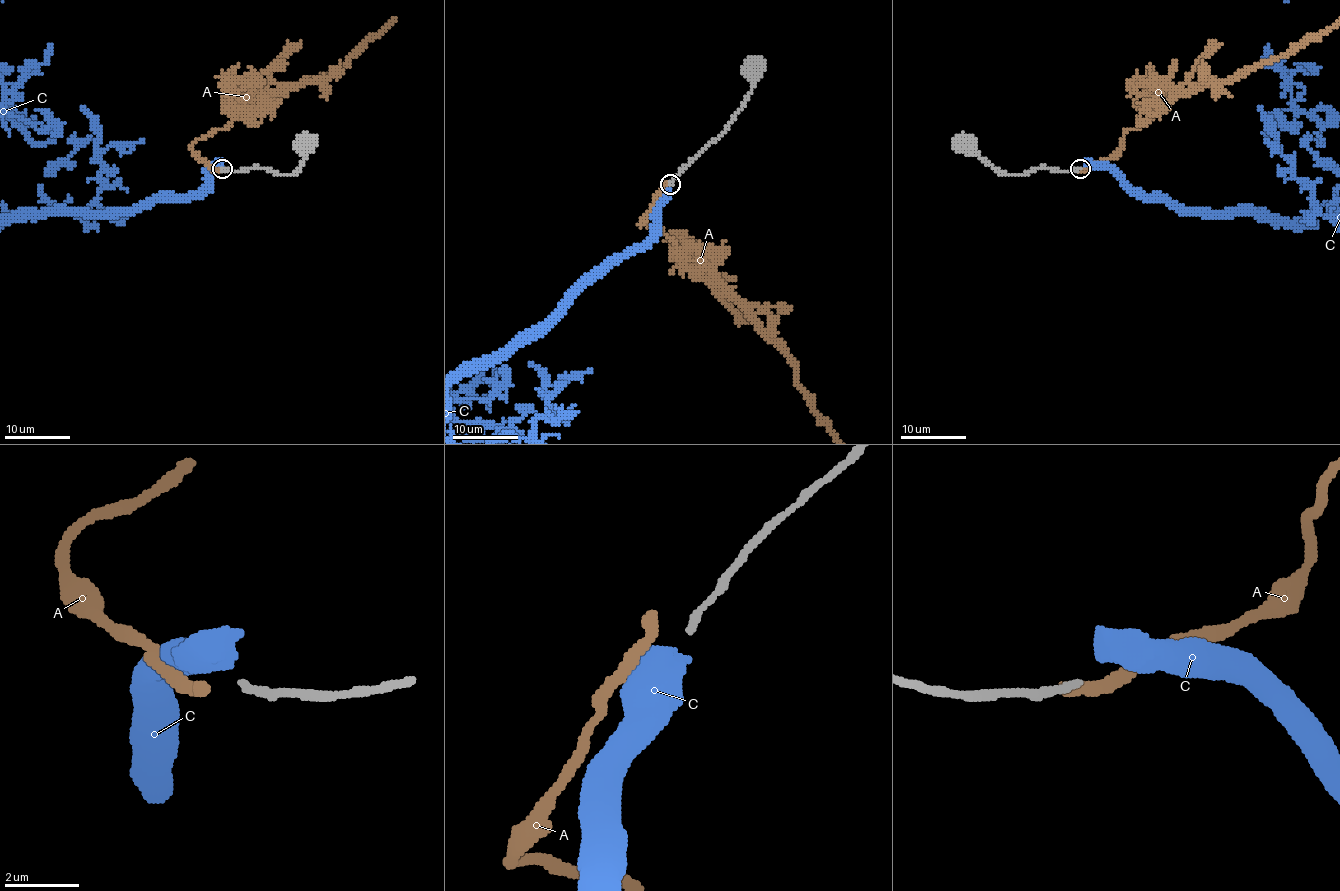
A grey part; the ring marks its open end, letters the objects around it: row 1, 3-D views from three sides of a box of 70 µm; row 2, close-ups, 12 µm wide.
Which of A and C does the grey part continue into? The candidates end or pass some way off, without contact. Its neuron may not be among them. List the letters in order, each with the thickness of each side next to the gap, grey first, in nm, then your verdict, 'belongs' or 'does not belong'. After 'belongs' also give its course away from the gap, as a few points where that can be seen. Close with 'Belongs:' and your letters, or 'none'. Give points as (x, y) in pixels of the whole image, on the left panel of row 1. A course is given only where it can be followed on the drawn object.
A: 200/400 nm | does not belong
C: 200/700 nm | does not belong
Belongs: none

